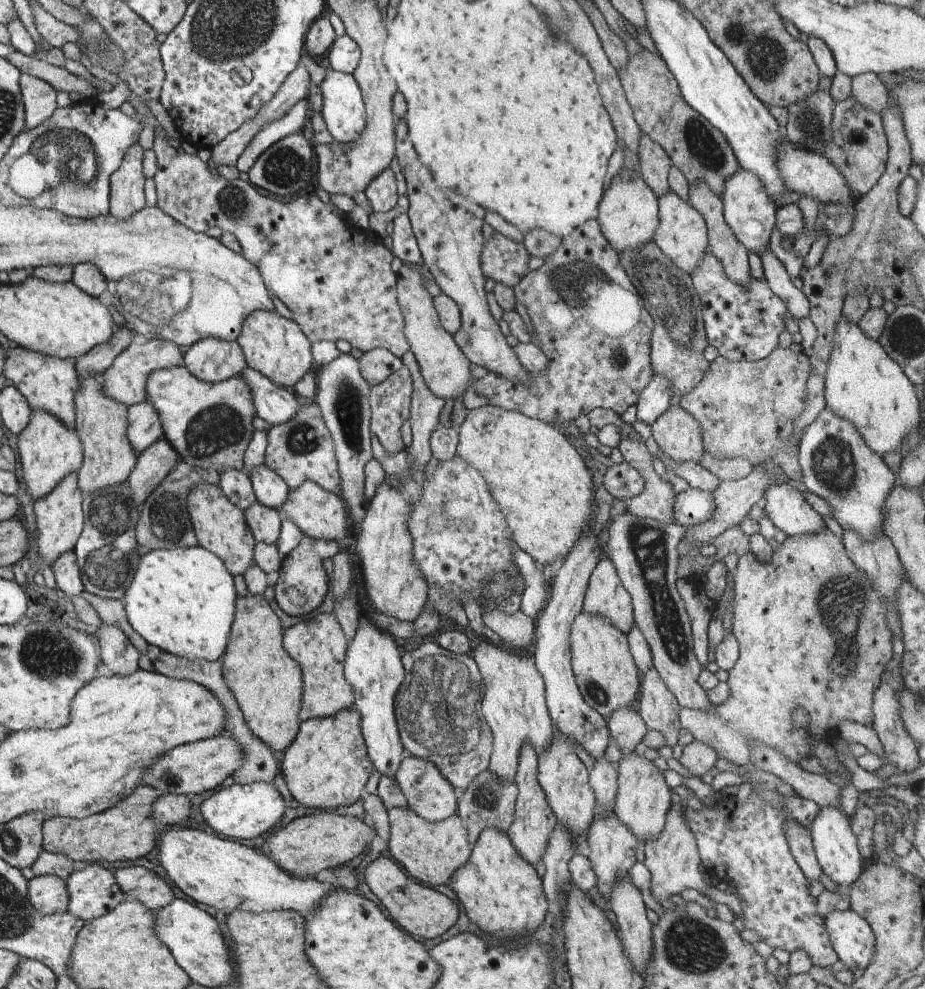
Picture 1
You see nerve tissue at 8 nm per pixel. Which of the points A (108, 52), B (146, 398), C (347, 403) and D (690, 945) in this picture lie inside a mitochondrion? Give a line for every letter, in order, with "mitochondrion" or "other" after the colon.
A: mitochondrion
B: other
C: mitochondrion
D: mitochondrion

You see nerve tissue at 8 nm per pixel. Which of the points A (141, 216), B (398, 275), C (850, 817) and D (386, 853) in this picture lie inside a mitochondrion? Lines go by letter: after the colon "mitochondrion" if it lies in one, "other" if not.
A: other
B: other
C: other
D: other

